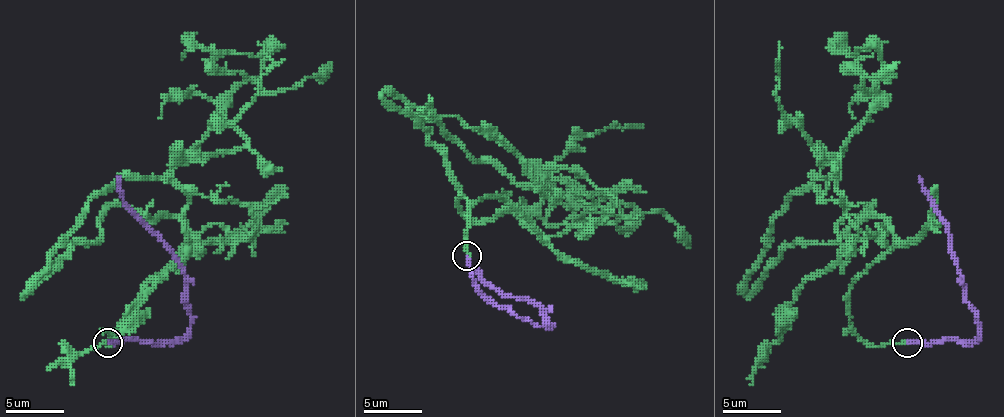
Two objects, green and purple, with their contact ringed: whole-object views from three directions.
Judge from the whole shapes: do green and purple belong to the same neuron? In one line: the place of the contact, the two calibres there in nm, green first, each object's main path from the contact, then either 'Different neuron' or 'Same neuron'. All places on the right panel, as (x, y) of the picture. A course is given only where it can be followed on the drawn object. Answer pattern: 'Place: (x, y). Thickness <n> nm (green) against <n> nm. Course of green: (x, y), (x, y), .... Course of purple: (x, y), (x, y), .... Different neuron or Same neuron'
Place: (907, 342). Thickness 200 nm (green) against 180 nm. Course of green: (908, 343), (849, 320), (893, 244), (872, 206), (747, 288), (867, 118), (878, 50), (831, 50), (858, 59). Course of purple: (908, 343), (972, 343), (978, 326), (949, 223), (928, 200), (919, 176). Same neuron

